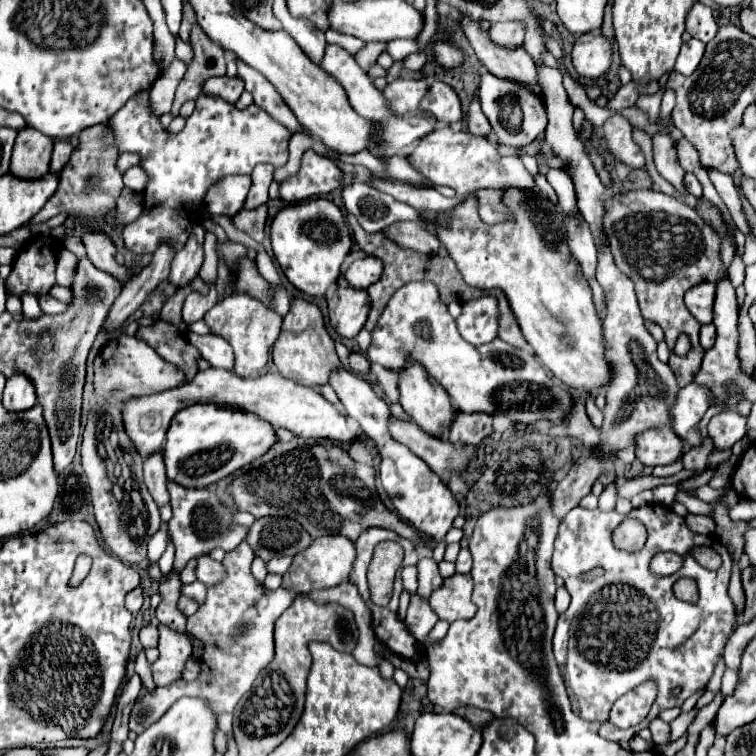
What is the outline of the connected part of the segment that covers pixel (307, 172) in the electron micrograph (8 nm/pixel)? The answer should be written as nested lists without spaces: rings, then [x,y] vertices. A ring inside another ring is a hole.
[[[308,149],[302,157],[300,173],[280,183],[280,195],[286,203],[300,203],[306,199],[326,197],[330,191],[340,187],[340,181],[340,167],[332,159]]]

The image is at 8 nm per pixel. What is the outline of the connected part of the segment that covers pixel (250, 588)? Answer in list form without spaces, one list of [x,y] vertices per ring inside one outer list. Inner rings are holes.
[[[242,541],[234,551],[228,551],[224,557],[224,567],[226,567],[226,577],[224,581],[220,581],[218,585],[208,589],[208,597],[206,603],[192,615],[188,617],[188,633],[192,633],[194,637],[198,637],[204,643],[204,655],[202,655],[202,671],[198,681],[194,683],[186,683],[184,679],[170,683],[168,687],[158,687],[152,695],[144,695],[144,699],[138,699],[132,715],[130,715],[130,729],[136,733],[142,733],[148,725],[152,725],[154,721],[158,721],[180,697],[200,697],[204,701],[208,701],[208,707],[212,707],[214,713],[224,713],[224,711],[234,711],[236,703],[250,691],[256,675],[260,671],[264,671],[272,659],[274,659],[274,621],[278,619],[278,615],[284,613],[284,609],[288,609],[294,601],[294,597],[298,593],[288,591],[288,589],[276,589],[276,591],[268,591],[262,583],[258,583],[252,573],[250,573],[250,565],[254,559],[254,551],[250,549],[250,545],[246,541]]]

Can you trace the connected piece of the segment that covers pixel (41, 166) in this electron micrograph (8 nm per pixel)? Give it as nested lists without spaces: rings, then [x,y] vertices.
[[[24,127],[18,131],[14,153],[10,161],[10,173],[18,179],[38,179],[48,173],[50,155],[54,139],[48,139],[44,133]]]

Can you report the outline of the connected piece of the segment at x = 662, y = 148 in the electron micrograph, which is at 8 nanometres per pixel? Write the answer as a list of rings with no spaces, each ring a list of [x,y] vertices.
[[[658,133],[652,135],[652,145],[654,145],[654,165],[658,169],[658,173],[668,179],[678,191],[684,193],[684,203],[690,205],[692,209],[696,209],[698,199],[692,197],[684,185],[682,185],[682,177],[684,177],[684,169],[678,163],[678,155],[676,155],[676,141],[668,135],[668,133]]]

